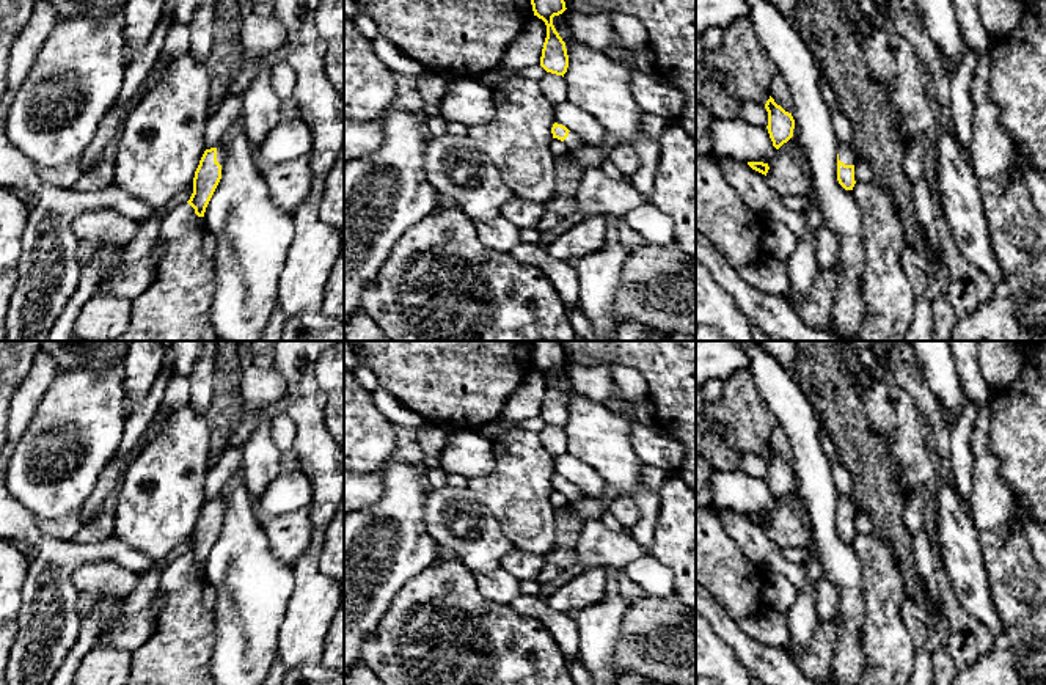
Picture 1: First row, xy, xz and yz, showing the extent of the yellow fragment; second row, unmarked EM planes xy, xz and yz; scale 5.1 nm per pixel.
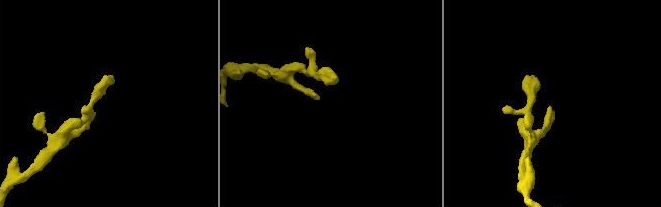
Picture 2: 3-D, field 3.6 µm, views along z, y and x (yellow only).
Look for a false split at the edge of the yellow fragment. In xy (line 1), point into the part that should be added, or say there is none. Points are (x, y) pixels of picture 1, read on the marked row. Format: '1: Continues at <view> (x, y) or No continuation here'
1: Continues at xy (220, 156)

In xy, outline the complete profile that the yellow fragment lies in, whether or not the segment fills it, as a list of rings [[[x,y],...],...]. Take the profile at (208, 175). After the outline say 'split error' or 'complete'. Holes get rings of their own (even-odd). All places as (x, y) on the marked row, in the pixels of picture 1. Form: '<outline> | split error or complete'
[[[220,148],[206,149],[193,178],[193,193],[187,201],[198,217],[204,217],[206,207],[221,179],[225,152]]] | split error

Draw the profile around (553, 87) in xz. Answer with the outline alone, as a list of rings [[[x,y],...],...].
[[[547,72],[539,80],[540,91],[553,104],[558,105],[567,101],[567,83],[562,75]]]

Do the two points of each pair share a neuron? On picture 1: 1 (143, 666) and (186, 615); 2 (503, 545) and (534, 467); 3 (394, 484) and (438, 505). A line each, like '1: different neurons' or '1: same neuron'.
1: same neuron
2: different neurons
3: different neurons

